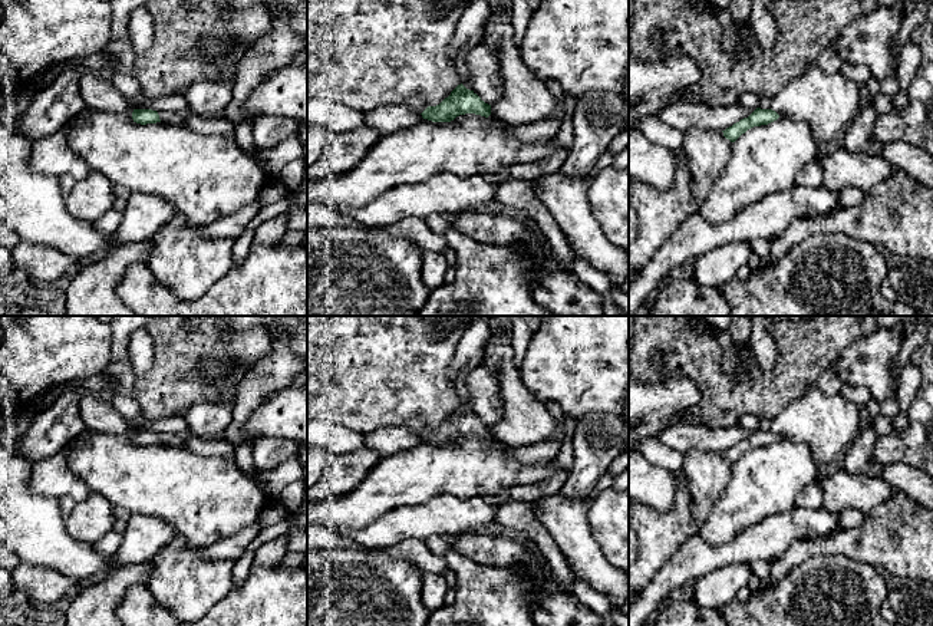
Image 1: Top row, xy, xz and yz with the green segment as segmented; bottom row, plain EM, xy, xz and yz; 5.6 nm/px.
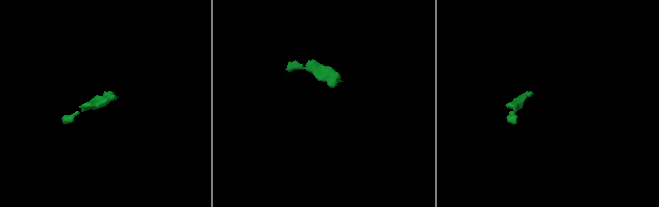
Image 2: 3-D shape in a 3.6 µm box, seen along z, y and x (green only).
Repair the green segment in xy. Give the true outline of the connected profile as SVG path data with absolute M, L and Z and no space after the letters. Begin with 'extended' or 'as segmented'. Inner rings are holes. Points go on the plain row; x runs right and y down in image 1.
extended; M133 431L132 441L136 445L168 445L168 447L182 447L187 436L182 434L169 434L169 432L152 432L152 431Z

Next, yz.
as segmented; M756 429L748 439L741 441L732 448L726 449L723 458L731 464L735 464L742 455L754 448L768 447L777 442L779 436L772 431Z

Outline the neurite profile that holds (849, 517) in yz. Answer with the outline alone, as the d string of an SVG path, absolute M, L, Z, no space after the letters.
M844 508L838 511L840 528L855 528L864 523L864 513L855 508Z

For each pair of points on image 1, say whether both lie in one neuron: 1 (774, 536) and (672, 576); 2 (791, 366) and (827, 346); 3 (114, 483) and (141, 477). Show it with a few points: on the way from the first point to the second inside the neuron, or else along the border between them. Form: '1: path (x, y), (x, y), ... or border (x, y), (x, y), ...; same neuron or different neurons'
1: path (748, 546), (718, 556), (698, 557); same neuron
2: path (800, 359), (813, 346), (818, 346); same neuron
3: path (121, 477), (134, 477); same neuron

